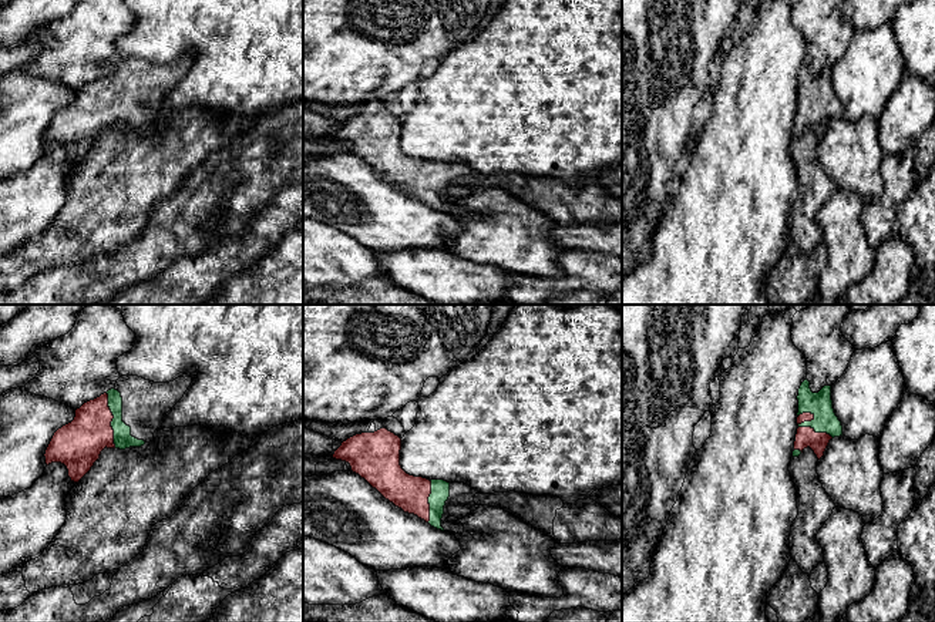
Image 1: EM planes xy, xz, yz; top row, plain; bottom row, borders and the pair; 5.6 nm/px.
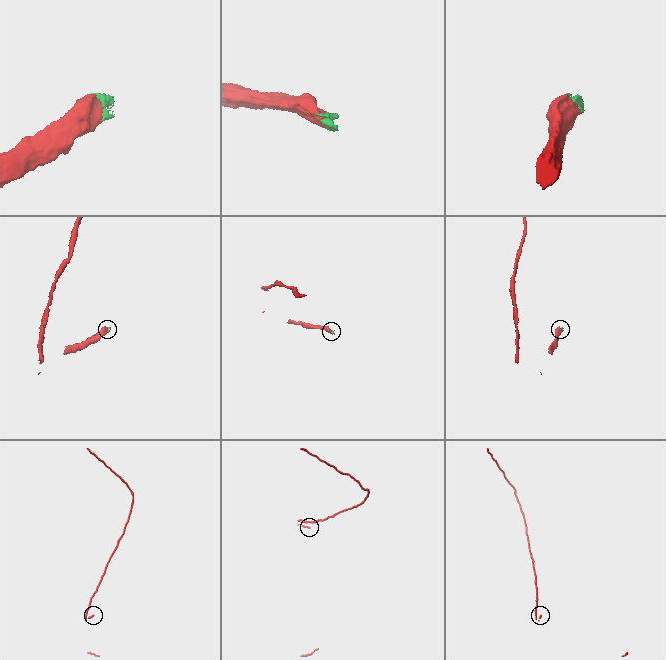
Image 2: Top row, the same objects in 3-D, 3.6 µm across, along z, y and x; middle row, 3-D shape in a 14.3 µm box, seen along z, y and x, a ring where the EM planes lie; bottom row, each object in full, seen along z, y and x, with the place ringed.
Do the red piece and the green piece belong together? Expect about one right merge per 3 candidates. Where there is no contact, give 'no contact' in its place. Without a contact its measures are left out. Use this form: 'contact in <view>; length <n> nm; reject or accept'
contact in yz; length 240 nm; accept

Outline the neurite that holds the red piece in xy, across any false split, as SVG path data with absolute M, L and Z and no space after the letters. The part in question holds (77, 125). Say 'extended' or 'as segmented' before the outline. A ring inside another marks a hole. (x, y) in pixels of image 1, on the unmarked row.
extended | M188 56L169 64L121 57L114 70L84 84L74 101L54 114L46 145L64 145L71 162L78 164L105 128L125 131L154 122L155 111L191 64Z

